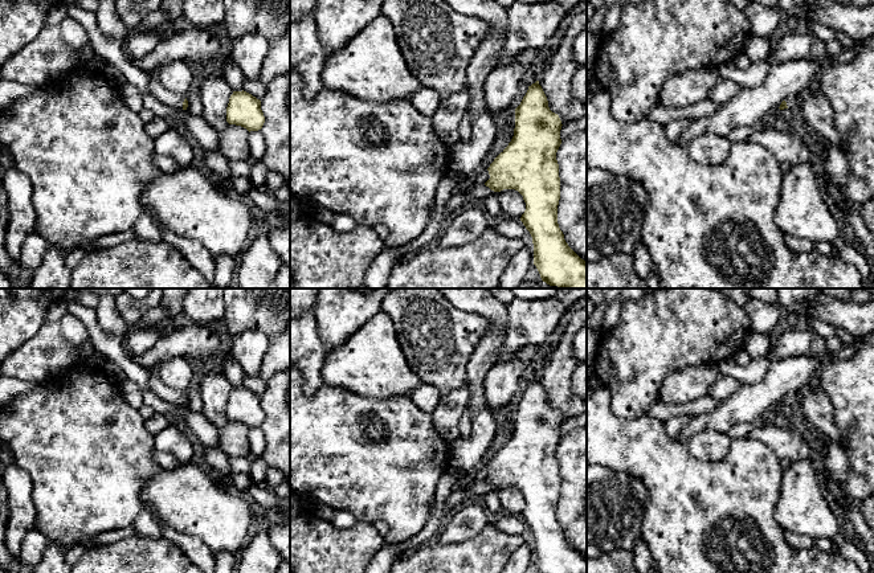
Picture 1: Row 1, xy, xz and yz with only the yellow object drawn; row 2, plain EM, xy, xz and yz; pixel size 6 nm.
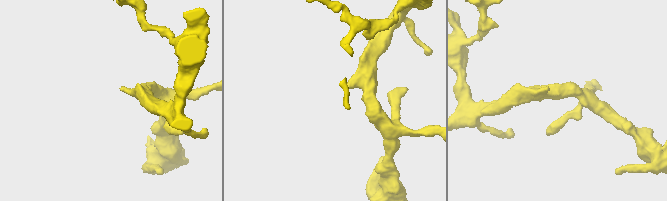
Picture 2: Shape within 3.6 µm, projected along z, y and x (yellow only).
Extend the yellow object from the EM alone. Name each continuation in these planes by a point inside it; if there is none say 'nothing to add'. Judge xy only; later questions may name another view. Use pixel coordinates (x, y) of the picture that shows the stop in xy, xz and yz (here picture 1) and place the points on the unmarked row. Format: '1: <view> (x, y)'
1: xy (162, 391)

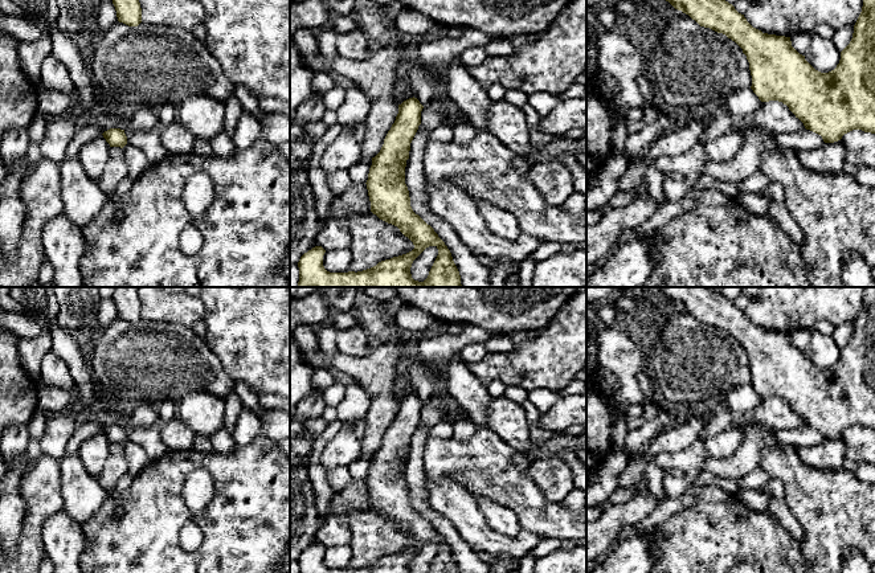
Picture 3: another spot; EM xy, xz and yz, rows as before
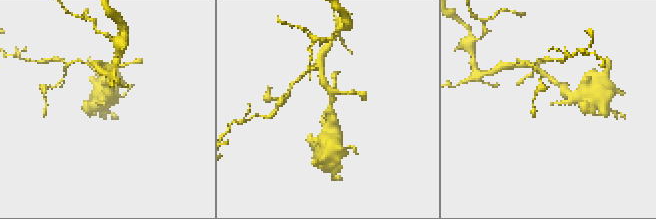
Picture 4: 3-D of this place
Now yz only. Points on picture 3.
nothing to add

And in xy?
nothing to add

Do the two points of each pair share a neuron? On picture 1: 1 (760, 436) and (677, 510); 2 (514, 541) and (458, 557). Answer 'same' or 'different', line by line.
1: different
2: same

